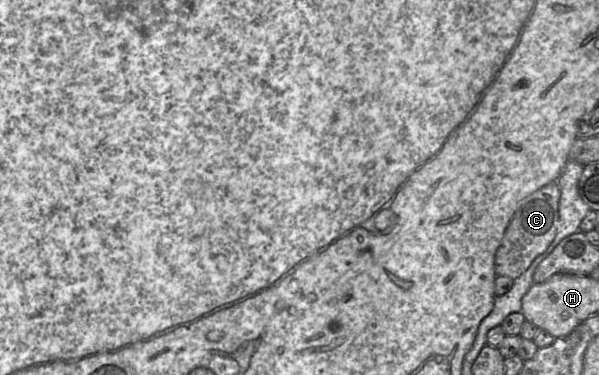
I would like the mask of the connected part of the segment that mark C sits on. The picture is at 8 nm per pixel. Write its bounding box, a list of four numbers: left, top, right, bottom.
[495,181,560,280]

